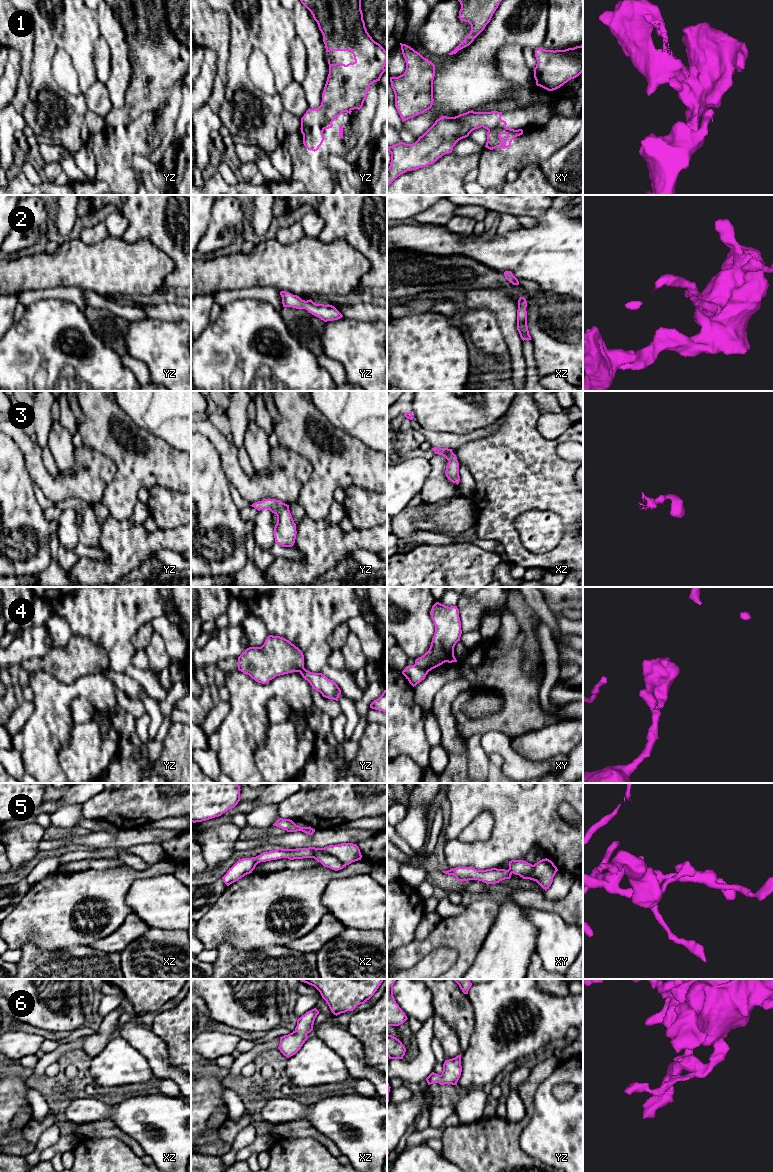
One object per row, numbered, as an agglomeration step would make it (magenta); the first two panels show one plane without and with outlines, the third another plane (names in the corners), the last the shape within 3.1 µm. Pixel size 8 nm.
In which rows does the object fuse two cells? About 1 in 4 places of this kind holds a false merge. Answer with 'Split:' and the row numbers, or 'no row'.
Split: 1, 4, 5

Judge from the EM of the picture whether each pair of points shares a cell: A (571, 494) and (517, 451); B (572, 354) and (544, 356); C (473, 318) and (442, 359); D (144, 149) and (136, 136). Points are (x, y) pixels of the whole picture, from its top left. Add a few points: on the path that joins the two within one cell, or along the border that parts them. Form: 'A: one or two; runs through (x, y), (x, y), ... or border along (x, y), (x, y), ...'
A: one; runs through (558, 492), (530, 464)
B: one; runs through (565, 356), (551, 356)
C: two; border along (459, 326), (463, 332)
D: one; runs through (141, 146), (136, 139)

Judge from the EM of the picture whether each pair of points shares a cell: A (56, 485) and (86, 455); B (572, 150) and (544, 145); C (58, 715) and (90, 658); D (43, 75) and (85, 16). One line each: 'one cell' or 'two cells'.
A: one cell
B: two cells
C: two cells
D: one cell

